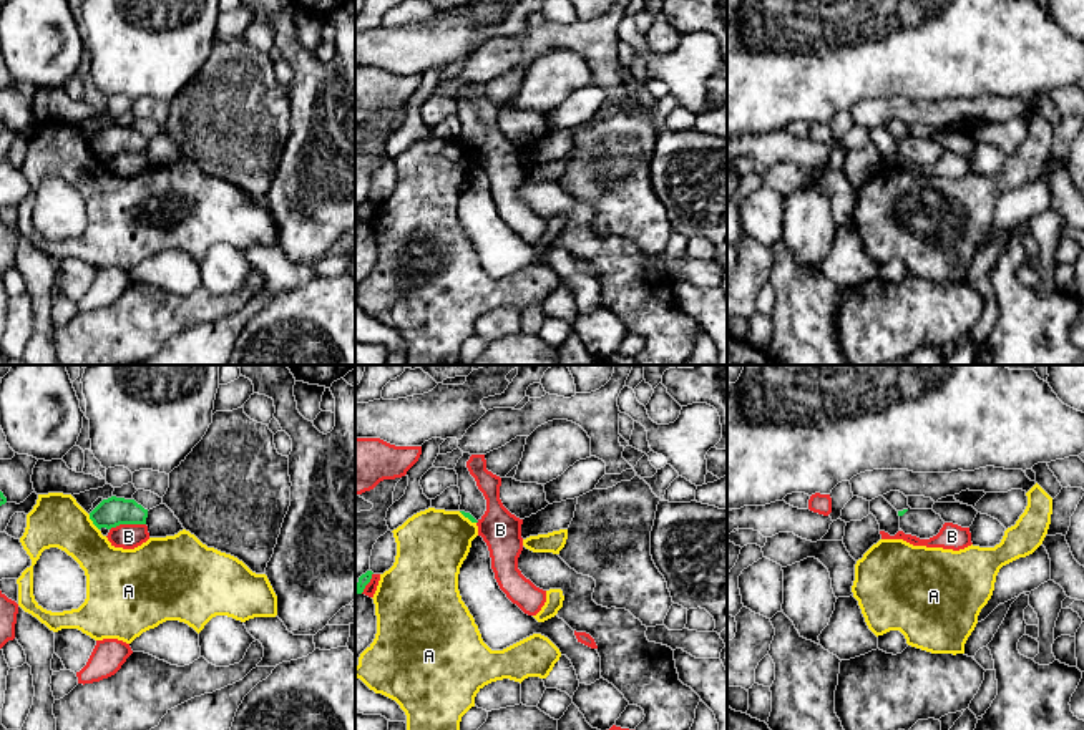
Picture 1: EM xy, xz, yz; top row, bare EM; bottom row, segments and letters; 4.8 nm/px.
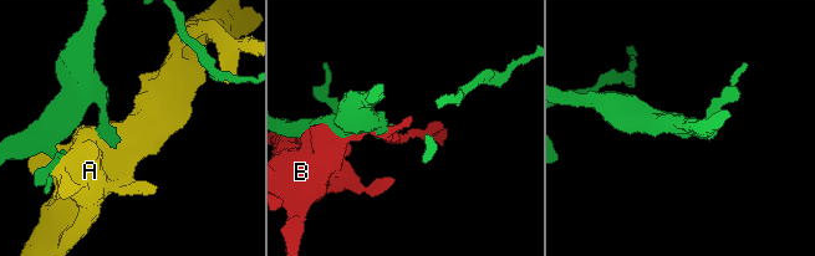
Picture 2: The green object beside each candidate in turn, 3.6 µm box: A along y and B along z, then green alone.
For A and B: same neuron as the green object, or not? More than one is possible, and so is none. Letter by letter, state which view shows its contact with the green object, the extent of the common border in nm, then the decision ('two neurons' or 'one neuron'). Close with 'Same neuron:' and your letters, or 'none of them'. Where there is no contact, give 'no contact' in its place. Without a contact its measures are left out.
A: xy | 90 nm | two neurons
B: xy | 180 nm | two neurons
Same neuron: none of them

